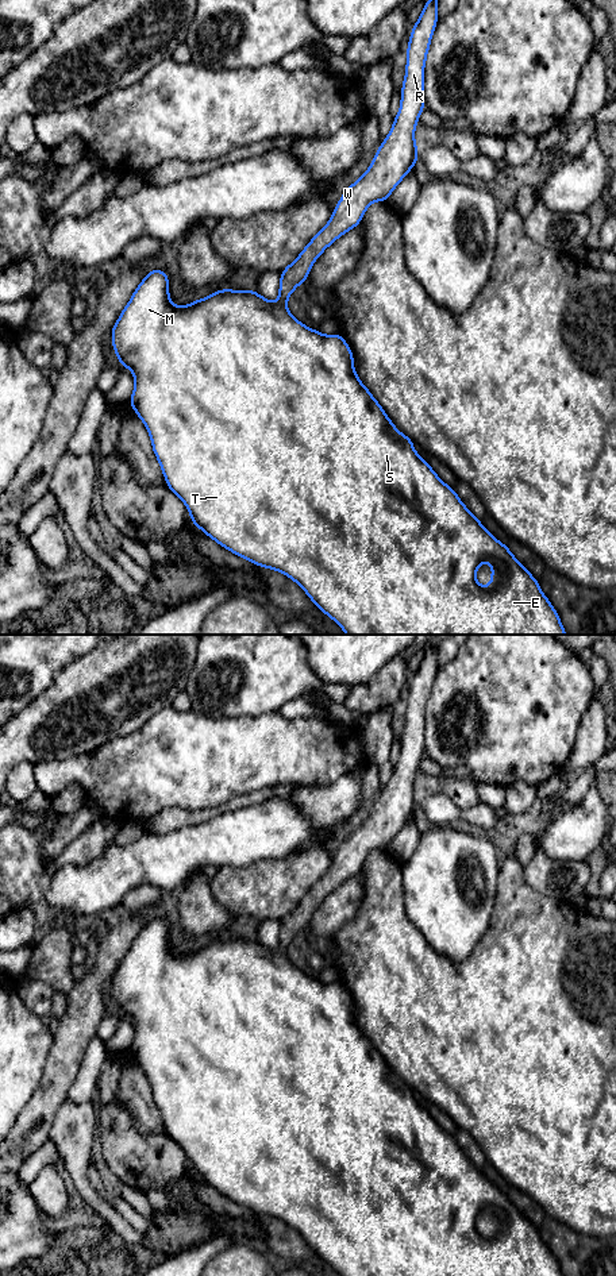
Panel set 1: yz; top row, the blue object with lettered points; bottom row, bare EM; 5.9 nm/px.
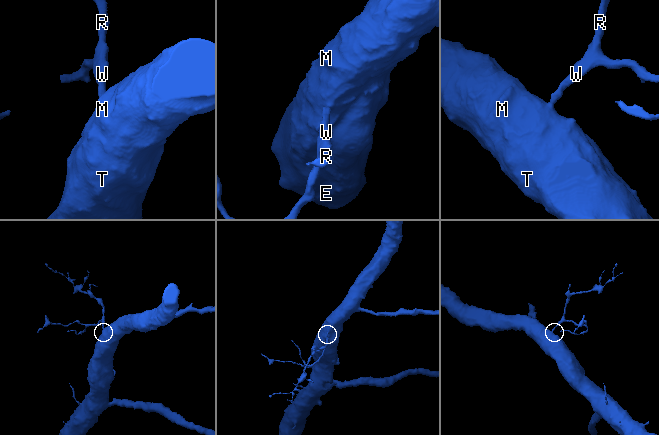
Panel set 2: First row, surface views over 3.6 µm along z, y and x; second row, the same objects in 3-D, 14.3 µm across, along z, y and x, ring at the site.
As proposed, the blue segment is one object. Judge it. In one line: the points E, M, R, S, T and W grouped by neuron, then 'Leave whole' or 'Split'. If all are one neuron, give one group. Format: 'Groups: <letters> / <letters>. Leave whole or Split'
Groups: E M R S T W. Leave whole

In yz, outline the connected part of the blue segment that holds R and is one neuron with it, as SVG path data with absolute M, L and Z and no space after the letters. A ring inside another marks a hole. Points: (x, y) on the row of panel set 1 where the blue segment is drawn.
M427 0L408 41L400 109L393 126L380 144L369 169L342 194L330 221L311 239L300 255L280 273L278 300L270 302L253 289L231 290L226 286L207 298L196 298L193 304L176 307L169 294L168 273L153 269L138 285L111 328L112 348L118 355L119 365L130 369L134 374L135 388L128 404L143 421L151 437L151 447L168 489L185 504L192 524L230 552L255 566L282 573L294 581L315 606L332 618L347 635L567 635L559 614L540 590L539 581L513 556L508 546L485 529L482 523L459 500L453 486L446 485L427 460L416 454L415 443L405 433L399 432L370 390L361 382L354 370L351 348L344 338L340 334L323 335L317 329L308 328L289 313L286 305L289 296L300 284L305 282L313 262L324 250L342 235L358 227L370 204L388 201L394 188L419 161L415 128L421 111L426 108L424 68L436 24L438 0ZM485 562L492 563L492 577L488 587L480 586L476 578L480 564Z

